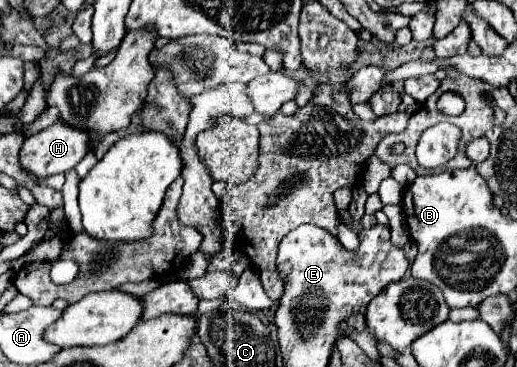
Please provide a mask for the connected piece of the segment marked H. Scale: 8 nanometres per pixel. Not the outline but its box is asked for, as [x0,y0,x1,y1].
[21,118,93,178]

